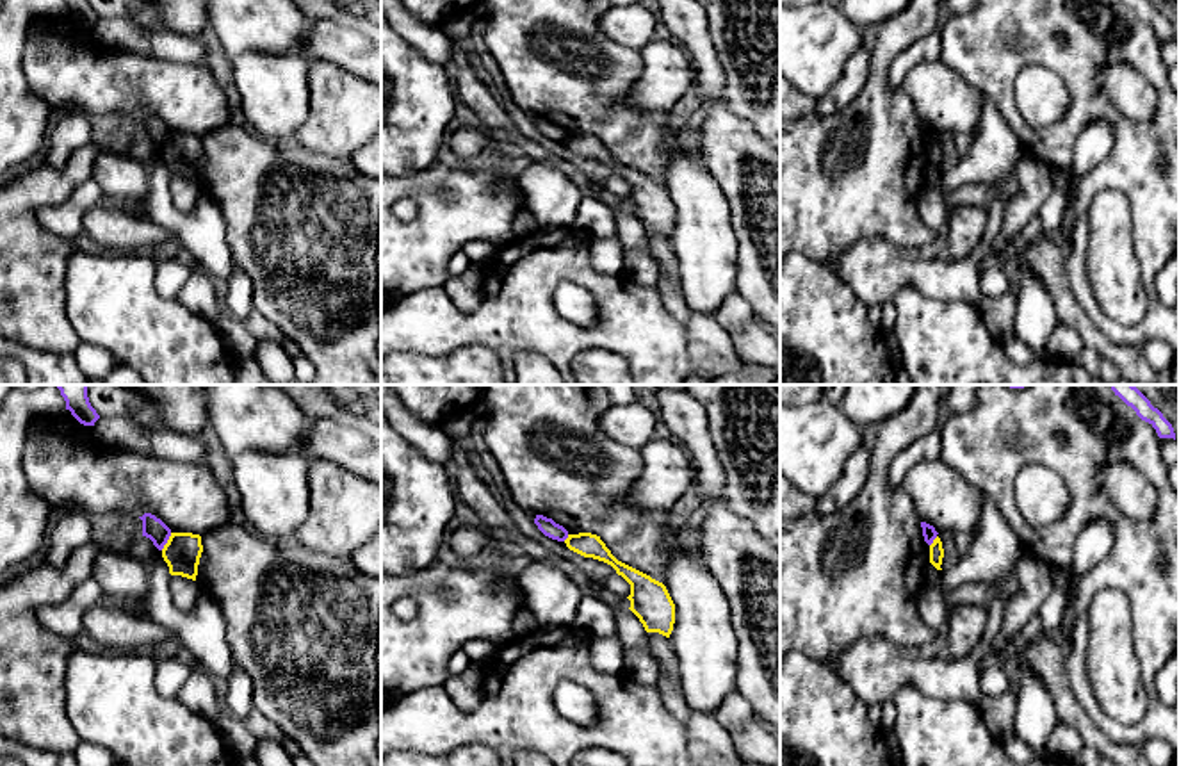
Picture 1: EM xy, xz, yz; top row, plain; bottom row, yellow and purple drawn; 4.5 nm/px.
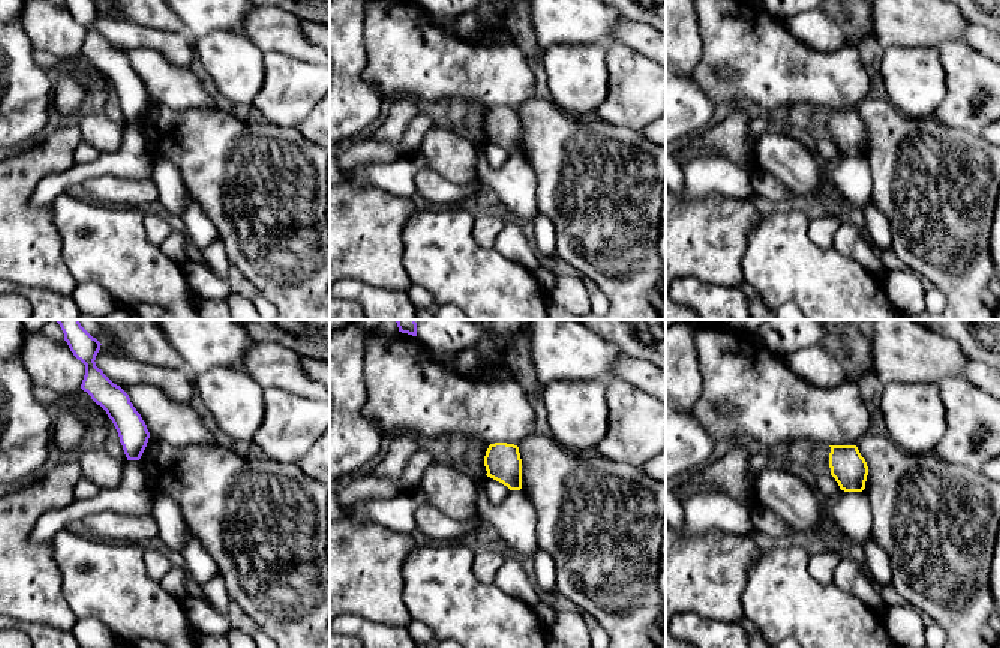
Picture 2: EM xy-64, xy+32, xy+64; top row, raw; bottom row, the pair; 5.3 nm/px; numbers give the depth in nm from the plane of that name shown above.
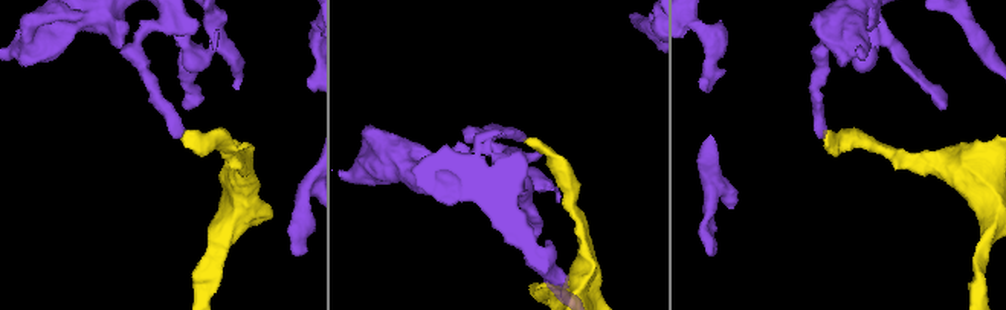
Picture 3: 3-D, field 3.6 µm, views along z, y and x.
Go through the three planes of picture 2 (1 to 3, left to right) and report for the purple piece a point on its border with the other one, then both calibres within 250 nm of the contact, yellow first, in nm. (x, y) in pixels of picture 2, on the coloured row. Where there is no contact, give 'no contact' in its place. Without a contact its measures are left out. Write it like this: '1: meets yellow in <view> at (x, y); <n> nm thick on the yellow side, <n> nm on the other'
1: no contact
2: no contact
3: no contact

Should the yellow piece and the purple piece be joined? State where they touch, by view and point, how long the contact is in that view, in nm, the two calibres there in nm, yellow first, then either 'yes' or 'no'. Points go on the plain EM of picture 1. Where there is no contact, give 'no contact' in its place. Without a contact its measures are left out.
meets yellow in xy at (168, 143); contact 90 nm long; 170 nm thick on the yellow side, 100 nm on the other; no

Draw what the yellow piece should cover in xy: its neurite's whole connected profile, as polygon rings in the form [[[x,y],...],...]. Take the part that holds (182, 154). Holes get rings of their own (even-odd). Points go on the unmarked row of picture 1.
[[[171,134],[162,150],[162,159],[171,176],[196,182],[198,166],[203,153],[201,137],[192,134]]]

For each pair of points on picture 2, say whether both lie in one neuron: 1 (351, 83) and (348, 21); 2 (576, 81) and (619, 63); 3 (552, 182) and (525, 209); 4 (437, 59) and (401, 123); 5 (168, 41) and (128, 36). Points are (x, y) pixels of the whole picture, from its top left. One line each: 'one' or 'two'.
1: one
2: two
3: two
4: two
5: one

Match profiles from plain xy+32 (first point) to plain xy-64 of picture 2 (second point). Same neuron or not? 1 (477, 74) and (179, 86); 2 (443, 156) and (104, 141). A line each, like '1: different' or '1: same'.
1: same
2: same

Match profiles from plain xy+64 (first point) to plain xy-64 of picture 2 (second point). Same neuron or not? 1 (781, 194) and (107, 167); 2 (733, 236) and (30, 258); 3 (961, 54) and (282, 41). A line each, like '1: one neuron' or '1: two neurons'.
1: two neurons
2: one neuron
3: two neurons

